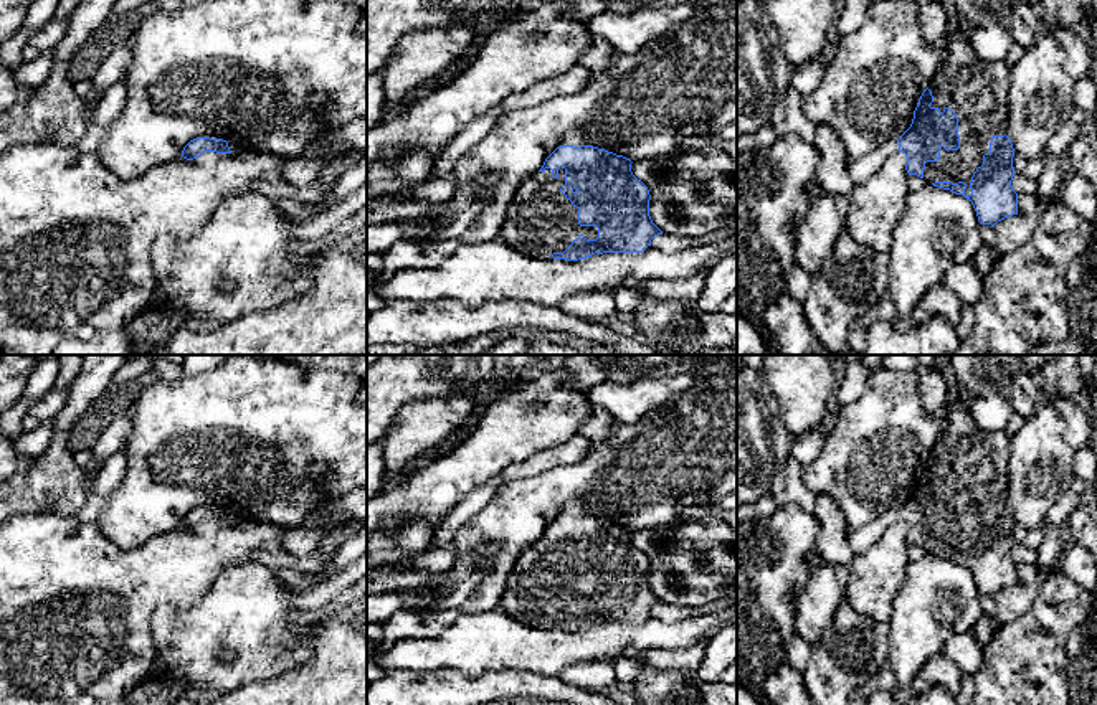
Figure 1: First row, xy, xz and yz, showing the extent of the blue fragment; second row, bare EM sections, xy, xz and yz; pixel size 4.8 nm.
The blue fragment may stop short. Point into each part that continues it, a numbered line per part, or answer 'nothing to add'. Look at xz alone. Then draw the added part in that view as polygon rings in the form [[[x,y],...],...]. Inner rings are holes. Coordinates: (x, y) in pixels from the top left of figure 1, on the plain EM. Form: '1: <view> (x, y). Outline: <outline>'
1: xz (577, 507). Outline: [[[583,499],[572,500],[563,507],[562,515],[573,515],[573,517],[588,515],[585,500]]]
2: xz (541, 591). Outline: [[[563,537],[557,548],[550,538],[525,548],[514,563],[499,609],[539,629],[563,622],[580,604],[596,609],[596,596],[578,594],[578,578],[560,561],[563,555]]]

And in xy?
nothing to add

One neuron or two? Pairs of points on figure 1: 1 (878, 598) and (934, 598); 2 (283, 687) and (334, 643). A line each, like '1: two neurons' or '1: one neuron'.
1: two neurons
2: one neuron

